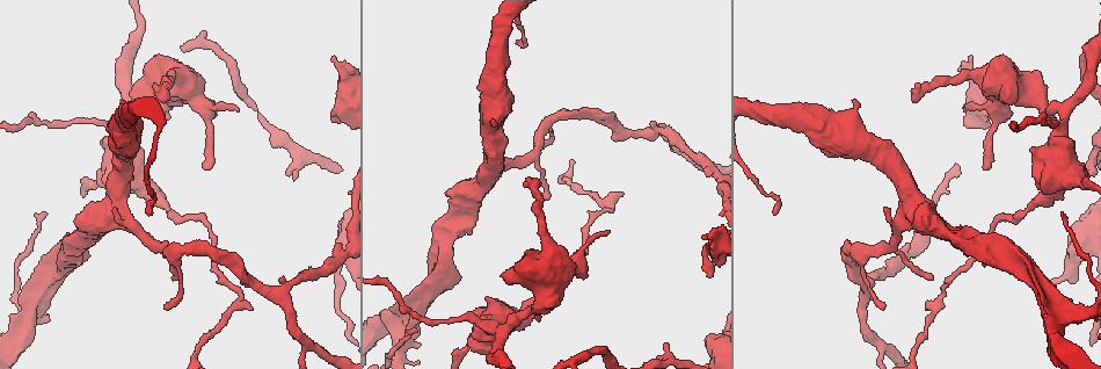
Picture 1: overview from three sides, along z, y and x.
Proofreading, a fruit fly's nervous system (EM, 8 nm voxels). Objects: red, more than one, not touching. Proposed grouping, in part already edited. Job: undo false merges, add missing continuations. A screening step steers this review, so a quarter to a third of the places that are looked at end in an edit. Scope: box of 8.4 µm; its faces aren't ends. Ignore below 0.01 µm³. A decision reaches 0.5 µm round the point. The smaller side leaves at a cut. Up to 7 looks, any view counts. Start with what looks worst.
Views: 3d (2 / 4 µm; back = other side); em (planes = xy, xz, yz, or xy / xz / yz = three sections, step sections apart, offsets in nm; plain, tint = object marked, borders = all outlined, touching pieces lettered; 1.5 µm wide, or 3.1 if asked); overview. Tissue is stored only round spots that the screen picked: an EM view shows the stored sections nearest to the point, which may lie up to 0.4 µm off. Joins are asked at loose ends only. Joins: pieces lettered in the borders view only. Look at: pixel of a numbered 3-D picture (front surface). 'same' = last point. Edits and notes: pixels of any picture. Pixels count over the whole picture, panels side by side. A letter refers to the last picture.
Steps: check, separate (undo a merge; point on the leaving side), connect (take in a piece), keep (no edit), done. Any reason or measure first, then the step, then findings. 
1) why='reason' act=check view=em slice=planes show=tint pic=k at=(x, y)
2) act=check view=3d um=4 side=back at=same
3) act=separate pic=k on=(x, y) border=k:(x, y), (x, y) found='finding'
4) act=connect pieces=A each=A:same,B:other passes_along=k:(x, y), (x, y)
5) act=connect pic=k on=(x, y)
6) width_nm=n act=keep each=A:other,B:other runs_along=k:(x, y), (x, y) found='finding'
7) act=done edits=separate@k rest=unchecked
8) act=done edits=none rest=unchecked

why='an open end' act=check view=em slice=planes show=borders pic=1 at=(526, 185)

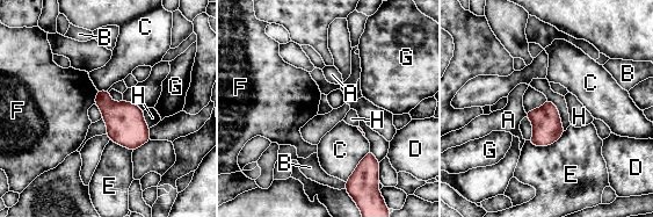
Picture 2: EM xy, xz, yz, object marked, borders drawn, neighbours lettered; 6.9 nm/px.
act=keep each=A:other,B:other,C:other,D:other,E:other,F:other,G:other,H:other border=2:(98, 91), (93, 103) found='none of them fits'

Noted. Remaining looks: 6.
why='looks like a crossing' act=check view=em um=3.1 slice=planes show=plain pic=1 at=(506, 328)

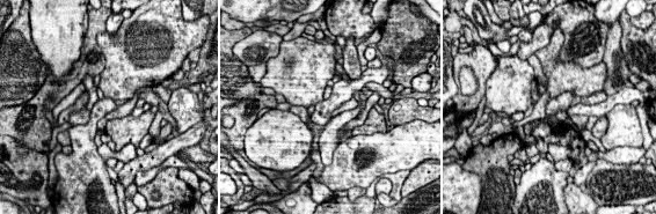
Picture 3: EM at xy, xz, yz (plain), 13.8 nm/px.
why='see the neighbours' act=check view=em um=3.1 slice=planes show=borders at=same

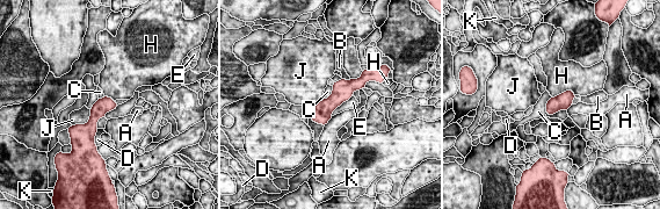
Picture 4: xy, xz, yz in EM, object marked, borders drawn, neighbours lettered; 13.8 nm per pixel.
width_nm=220 act=keep each=A:other,B:other,C:other,D:other,E:other,H:other,J:other,K:other runs_along=4:(355, 83), (347, 87), (314, 117) found='continuous, no second neuron'

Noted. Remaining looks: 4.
why='narrows sharply' act=check view=em slice=planes show=borders pic=1 at=(585, 191)

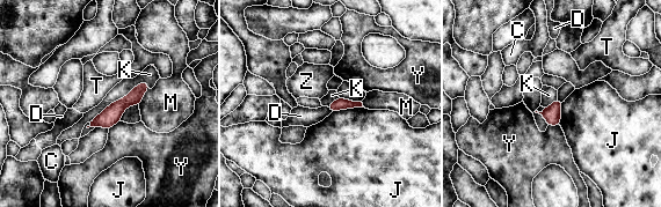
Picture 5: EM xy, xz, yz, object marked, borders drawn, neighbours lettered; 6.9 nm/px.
act=keep each=C:other,D:other,J:other,K:other,M:other,T:other,Y:other,Z:other border=5:(150, 84), (137, 83), (89, 122) found='one neuron here'

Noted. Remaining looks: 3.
act=done edits=none rest=unchecked

